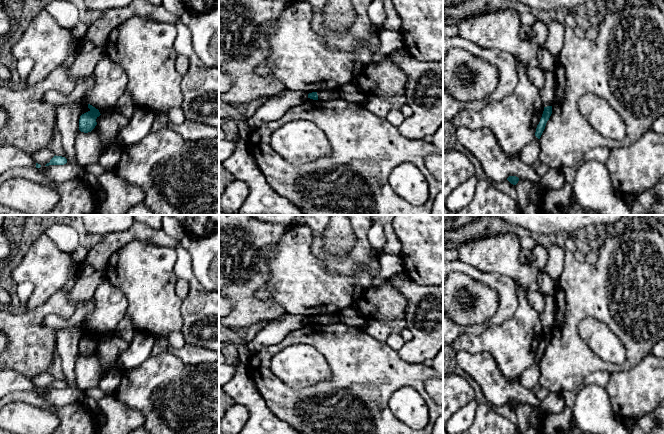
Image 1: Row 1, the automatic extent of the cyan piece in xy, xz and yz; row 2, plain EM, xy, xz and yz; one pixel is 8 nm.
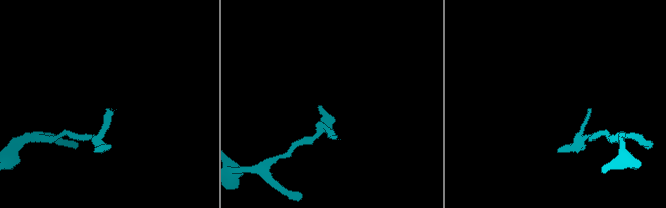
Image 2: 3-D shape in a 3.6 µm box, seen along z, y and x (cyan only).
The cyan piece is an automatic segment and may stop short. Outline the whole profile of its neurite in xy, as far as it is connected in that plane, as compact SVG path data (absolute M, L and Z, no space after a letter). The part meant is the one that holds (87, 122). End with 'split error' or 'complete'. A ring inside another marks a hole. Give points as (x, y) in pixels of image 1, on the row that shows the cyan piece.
M109 57L97 63L92 76L94 84L83 99L88 103L90 110L82 114L79 119L79 130L84 133L91 132L95 128L96 119L100 115L114 110L128 83L125 72Z | split error

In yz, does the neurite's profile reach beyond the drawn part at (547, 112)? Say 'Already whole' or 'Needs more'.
Needs more

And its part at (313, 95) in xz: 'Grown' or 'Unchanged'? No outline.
Grown

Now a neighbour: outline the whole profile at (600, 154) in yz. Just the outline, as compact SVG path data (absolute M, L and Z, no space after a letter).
M597 147L588 151L585 154L583 161L594 160L605 164L608 159L609 153L609 149L604 147Z

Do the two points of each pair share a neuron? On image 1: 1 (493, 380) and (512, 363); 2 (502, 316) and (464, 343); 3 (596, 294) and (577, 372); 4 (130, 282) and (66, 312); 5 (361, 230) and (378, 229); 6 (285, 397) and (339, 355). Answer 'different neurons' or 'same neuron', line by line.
1: different neurons
2: different neurons
3: same neuron
4: different neurons
5: different neurons
6: same neuron

